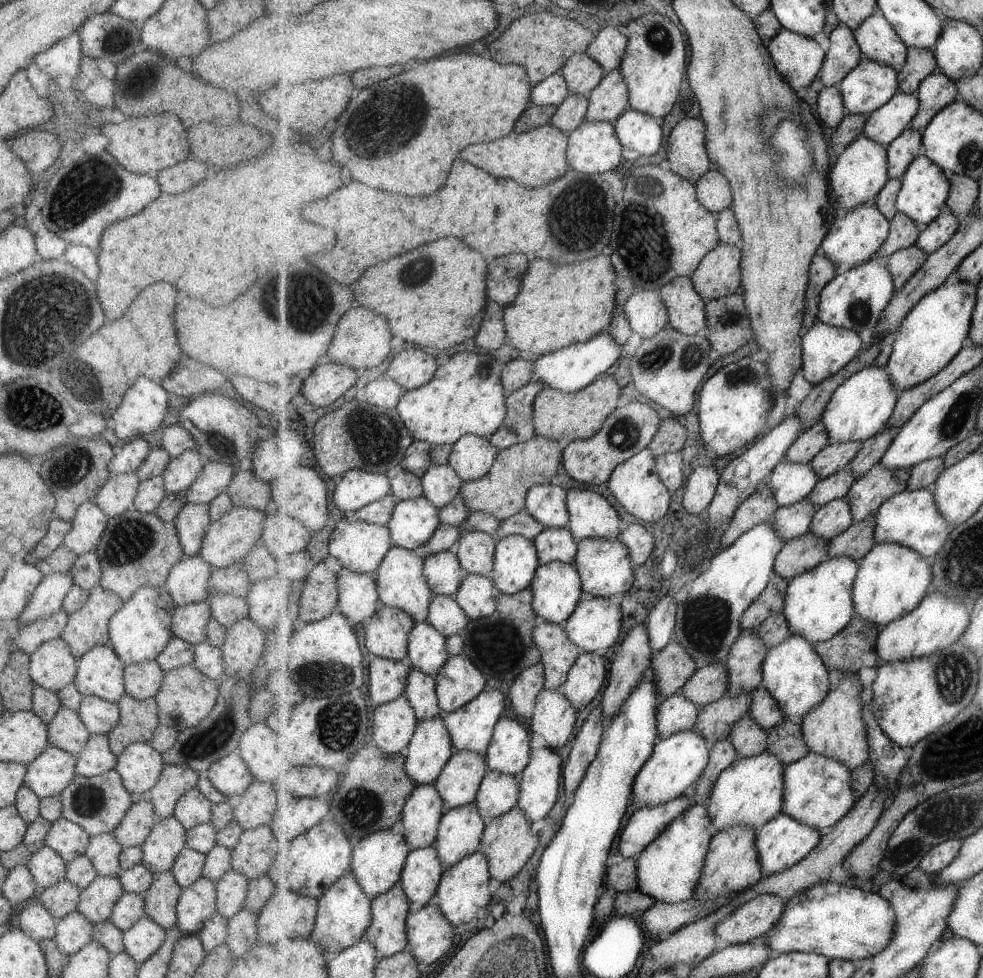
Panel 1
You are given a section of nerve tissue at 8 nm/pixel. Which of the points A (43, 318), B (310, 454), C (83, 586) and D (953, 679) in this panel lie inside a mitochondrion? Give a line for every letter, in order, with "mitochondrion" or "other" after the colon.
A: mitochondrion
B: other
C: other
D: mitochondrion

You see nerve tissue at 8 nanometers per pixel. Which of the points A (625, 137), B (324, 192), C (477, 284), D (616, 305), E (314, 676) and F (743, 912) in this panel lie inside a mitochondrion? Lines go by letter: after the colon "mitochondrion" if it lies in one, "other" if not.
A: other
B: other
C: other
D: other
E: mitochondrion
F: other

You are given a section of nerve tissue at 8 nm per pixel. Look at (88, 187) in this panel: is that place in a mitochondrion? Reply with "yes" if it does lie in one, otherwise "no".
yes

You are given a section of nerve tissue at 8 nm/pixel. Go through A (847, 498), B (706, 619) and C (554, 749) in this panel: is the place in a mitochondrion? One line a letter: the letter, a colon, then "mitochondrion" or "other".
A: other
B: mitochondrion
C: other

